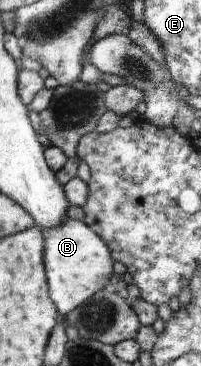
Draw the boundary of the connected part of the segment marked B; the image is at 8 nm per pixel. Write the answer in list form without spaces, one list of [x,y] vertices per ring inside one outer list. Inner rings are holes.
[[[65,218],[58,226],[47,229],[47,273],[51,278],[51,297],[59,302],[59,313],[67,314],[90,301],[105,288],[113,276],[110,247],[91,227],[79,220]]]

